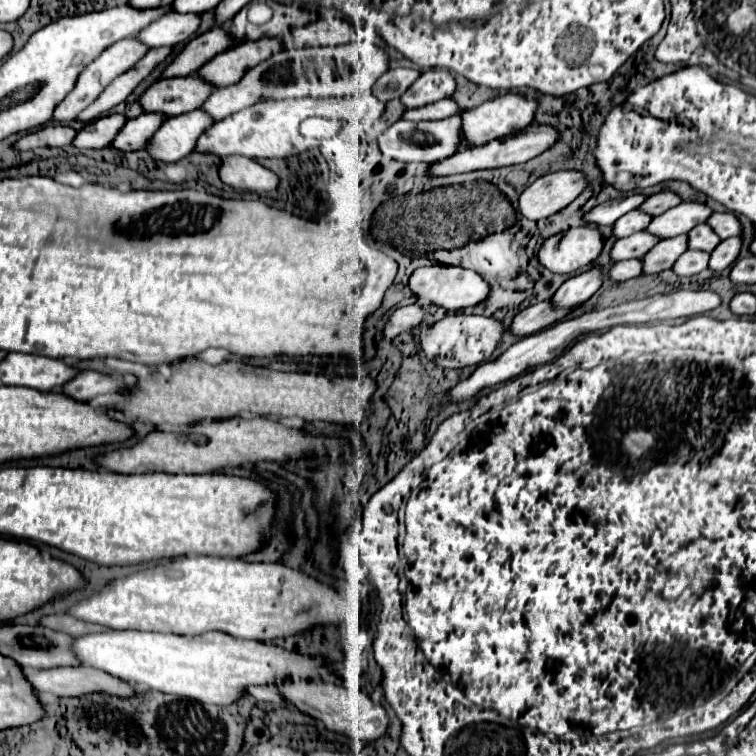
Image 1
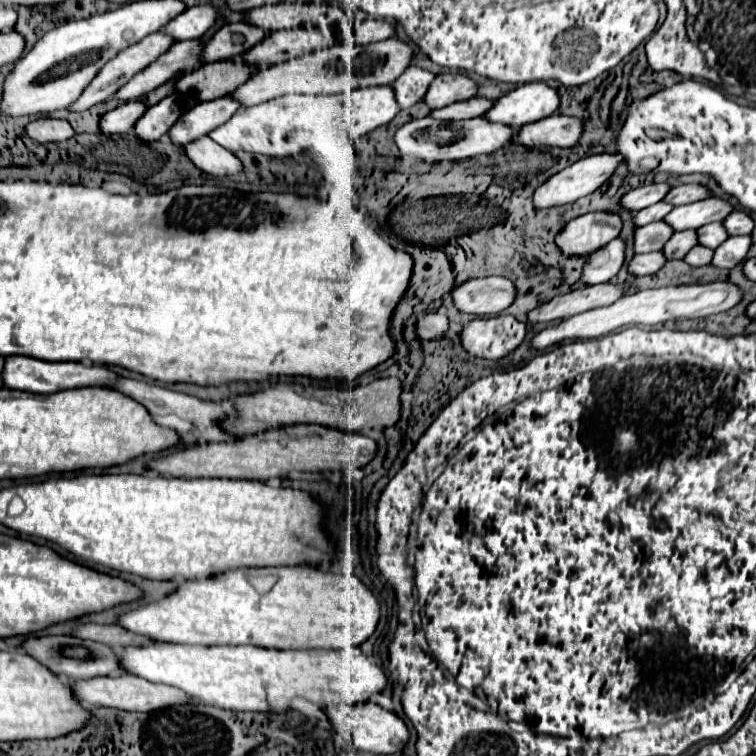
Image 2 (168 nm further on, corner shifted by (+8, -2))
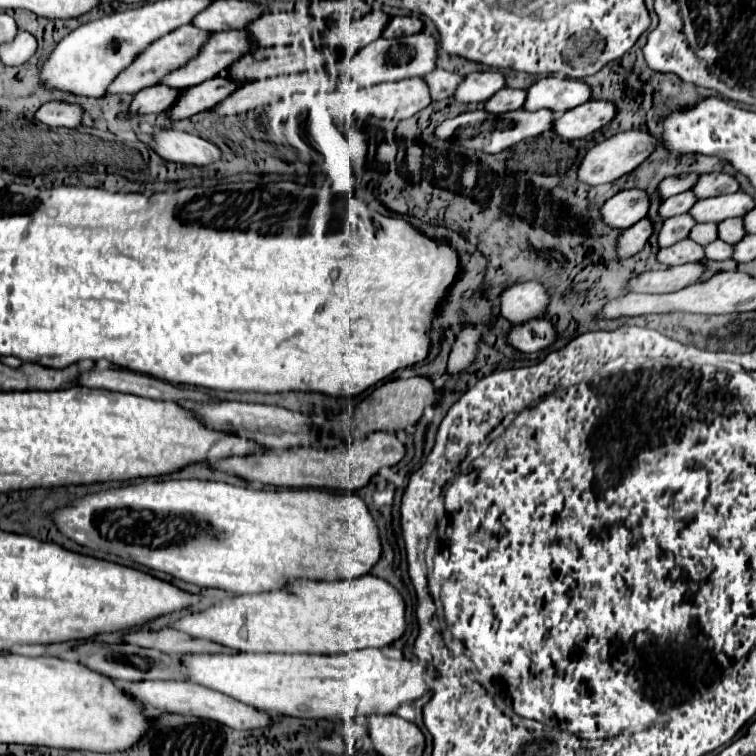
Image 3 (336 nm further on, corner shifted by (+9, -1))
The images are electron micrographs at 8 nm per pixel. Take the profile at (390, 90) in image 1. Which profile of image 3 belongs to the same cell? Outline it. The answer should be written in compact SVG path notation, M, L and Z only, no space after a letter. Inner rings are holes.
M437 68L437 72L431 72L431 76L423 76L427 84L431 84L431 98L433 100L445 100L455 96L455 90L459 88L463 76L455 72L447 72Z

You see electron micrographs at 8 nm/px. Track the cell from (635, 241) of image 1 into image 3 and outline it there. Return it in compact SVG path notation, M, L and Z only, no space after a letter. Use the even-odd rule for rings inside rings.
M681 214L681 216L667 218L663 222L661 230L659 230L659 246L665 248L665 246L677 244L679 240L685 240L695 224L697 224L695 218L689 216L689 214Z

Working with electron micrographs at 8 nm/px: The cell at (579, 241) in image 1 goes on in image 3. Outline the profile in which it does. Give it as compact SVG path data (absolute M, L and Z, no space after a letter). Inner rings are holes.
M627 188L609 198L601 208L601 218L613 228L629 228L649 212L649 196L641 188Z

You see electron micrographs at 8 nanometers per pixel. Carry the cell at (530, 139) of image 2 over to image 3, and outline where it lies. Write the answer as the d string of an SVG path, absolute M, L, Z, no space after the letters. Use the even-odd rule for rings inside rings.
M589 100L573 110L567 110L555 120L553 132L565 140L577 140L601 130L617 116L617 104L611 100Z

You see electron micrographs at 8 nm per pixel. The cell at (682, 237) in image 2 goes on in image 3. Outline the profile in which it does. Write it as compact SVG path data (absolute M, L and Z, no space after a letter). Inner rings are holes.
M707 222L707 224L697 224L693 230L691 230L691 236L693 240L699 240L699 244L707 246L709 242L713 242L717 238L717 224L713 222Z

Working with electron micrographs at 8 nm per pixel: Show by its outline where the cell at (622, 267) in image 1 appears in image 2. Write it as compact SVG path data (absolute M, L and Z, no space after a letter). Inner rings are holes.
M660 251L656 253L644 253L644 255L634 255L632 261L628 263L628 273L634 277L642 277L642 275L652 275L656 273L662 265L666 263L664 255Z

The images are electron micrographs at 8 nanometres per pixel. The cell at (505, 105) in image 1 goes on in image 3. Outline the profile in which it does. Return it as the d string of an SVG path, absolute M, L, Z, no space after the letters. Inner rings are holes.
M547 76L537 80L527 90L525 108L527 110L551 108L557 116L561 116L561 112L581 106L583 102L589 100L591 100L591 88L583 80L571 80L571 78L561 80L557 76Z

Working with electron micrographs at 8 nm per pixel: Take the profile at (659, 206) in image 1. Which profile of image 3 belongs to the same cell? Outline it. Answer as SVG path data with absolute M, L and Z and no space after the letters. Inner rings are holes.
M709 172L703 174L699 178L699 182L695 184L695 194L699 198L711 198L711 196L721 196L721 194L731 194L731 192L739 192L739 182L737 178L733 178L727 172Z

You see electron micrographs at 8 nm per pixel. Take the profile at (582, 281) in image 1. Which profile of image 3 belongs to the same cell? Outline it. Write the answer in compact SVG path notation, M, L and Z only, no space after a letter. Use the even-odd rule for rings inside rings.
M641 218L637 224L633 224L621 234L617 242L617 256L629 258L637 254L645 246L645 242L651 238L651 234L653 234L653 222L649 218Z

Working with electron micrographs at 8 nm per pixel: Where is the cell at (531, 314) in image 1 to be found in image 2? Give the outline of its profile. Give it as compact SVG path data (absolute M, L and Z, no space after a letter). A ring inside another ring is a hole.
M612 283L576 289L538 305L536 309L528 313L526 319L528 323L550 323L556 319L568 319L576 313L584 313L594 307L612 305L616 299L622 297L624 291L626 291L626 285L612 285Z

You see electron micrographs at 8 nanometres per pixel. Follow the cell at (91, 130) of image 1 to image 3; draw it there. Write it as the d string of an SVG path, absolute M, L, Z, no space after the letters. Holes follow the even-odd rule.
M165 84L151 86L151 88L133 96L131 112L139 112L139 114L165 112L167 108L171 108L171 104L177 102L179 96L181 96L179 88L171 88L171 86L165 86Z

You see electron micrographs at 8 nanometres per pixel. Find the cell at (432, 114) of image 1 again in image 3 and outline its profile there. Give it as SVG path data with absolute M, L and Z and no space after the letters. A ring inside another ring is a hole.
M503 88L485 102L485 108L487 108L487 112L495 112L495 114L507 112L507 110L517 110L517 108L523 108L525 98L527 98L527 90Z

